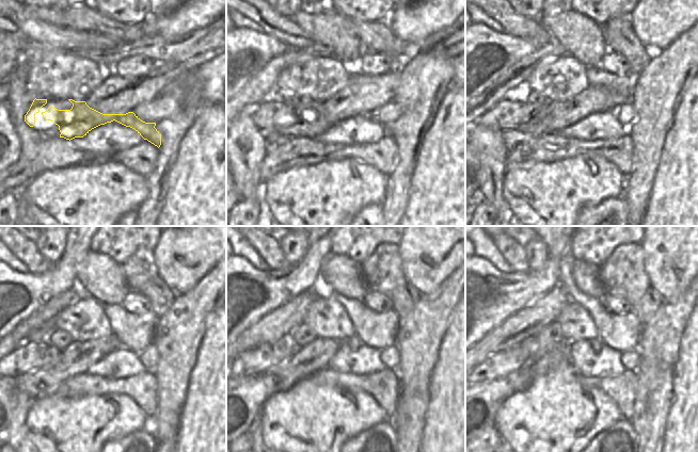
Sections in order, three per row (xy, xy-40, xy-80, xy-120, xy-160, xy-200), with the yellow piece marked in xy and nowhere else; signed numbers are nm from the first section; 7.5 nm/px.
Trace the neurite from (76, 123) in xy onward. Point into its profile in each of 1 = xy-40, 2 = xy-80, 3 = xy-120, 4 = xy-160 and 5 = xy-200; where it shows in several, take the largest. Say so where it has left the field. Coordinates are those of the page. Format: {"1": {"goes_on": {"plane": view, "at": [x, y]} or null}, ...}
{"1": {"goes_on": {"plane": "xy-40", "at": [312, 123]}}, "2": {"goes_on": {"plane": "xy-80", "at": [509, 114]}}, "3": {"goes_on": {"plane": "xy-120", "at": [33, 354]}}, "4": {"goes_on": {"plane": "xy-160", "at": [258, 360]}}, "5": {"goes_on": {"plane": "xy-200", "at": [500, 365]}}}

